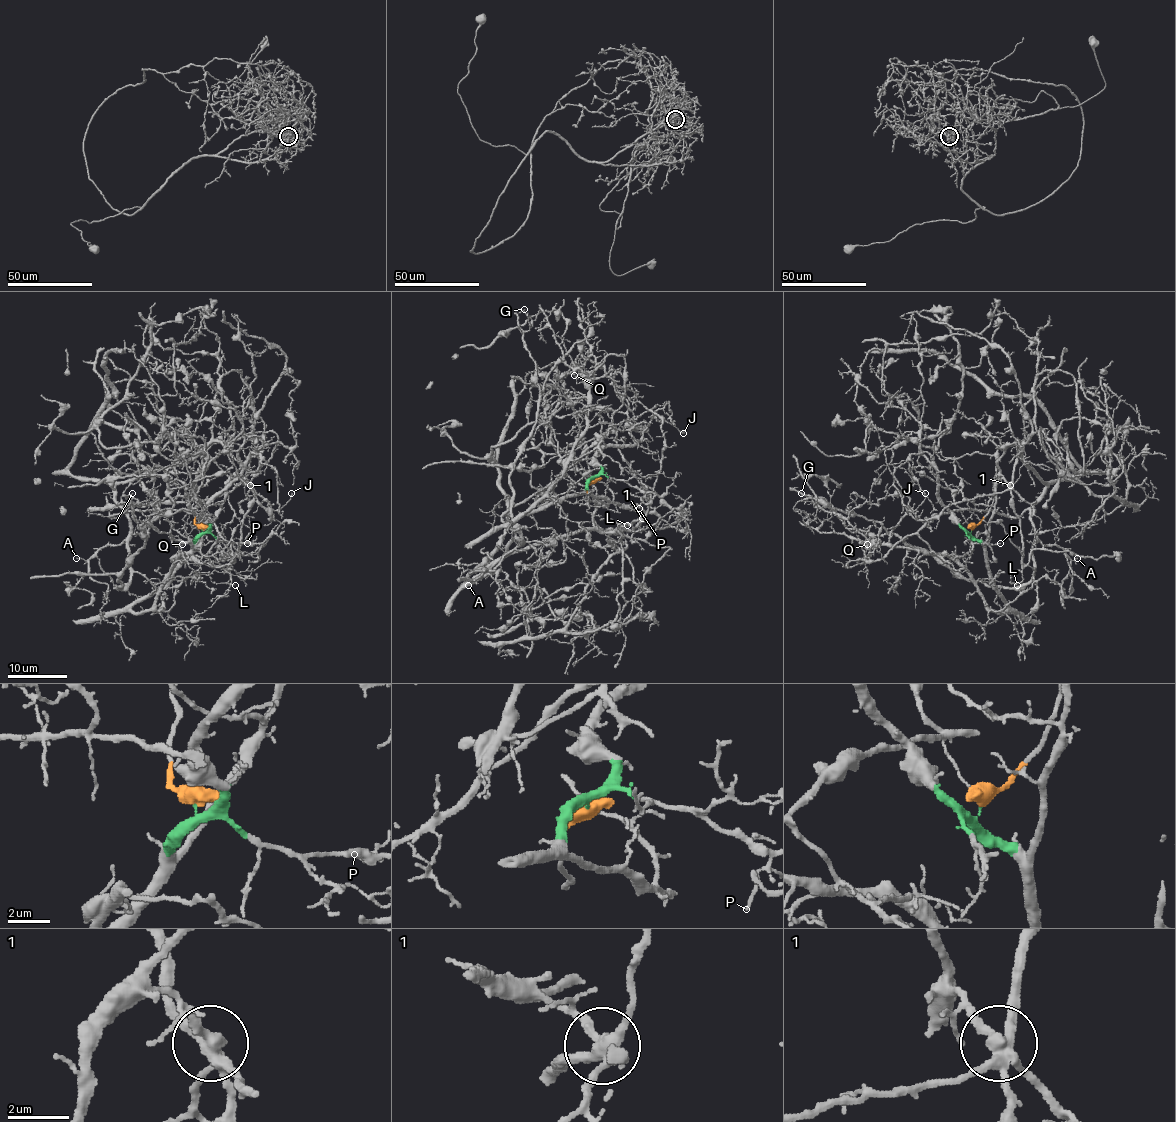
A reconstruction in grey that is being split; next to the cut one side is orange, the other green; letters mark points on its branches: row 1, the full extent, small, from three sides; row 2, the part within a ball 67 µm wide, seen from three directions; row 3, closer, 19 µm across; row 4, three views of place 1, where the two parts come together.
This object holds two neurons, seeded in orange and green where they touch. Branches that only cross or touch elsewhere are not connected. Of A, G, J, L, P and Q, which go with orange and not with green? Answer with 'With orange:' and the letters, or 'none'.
With orange: A, G, J, L

